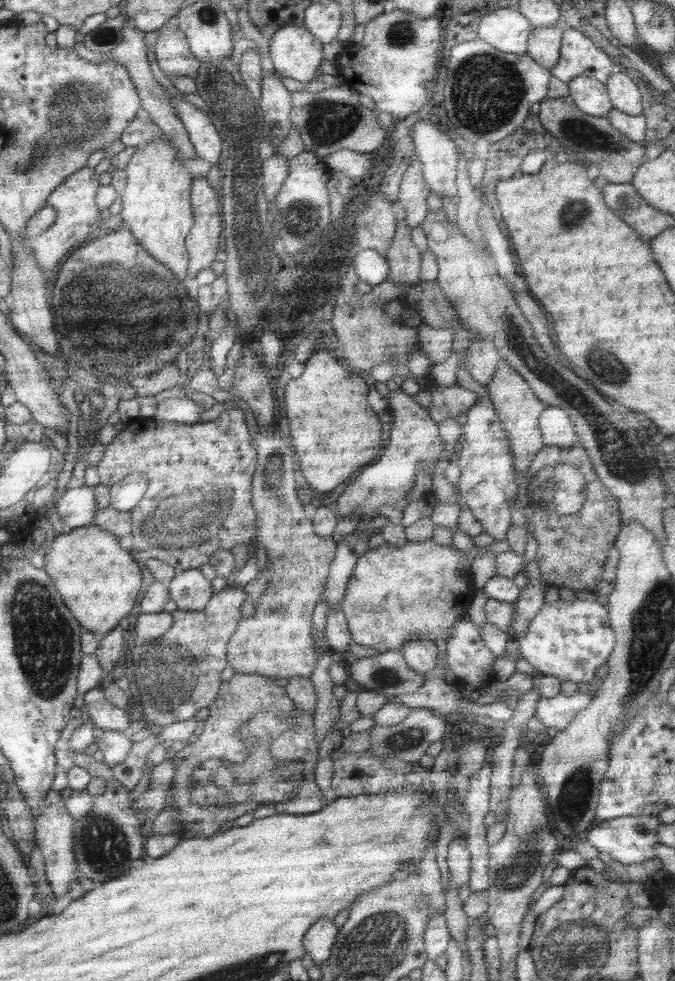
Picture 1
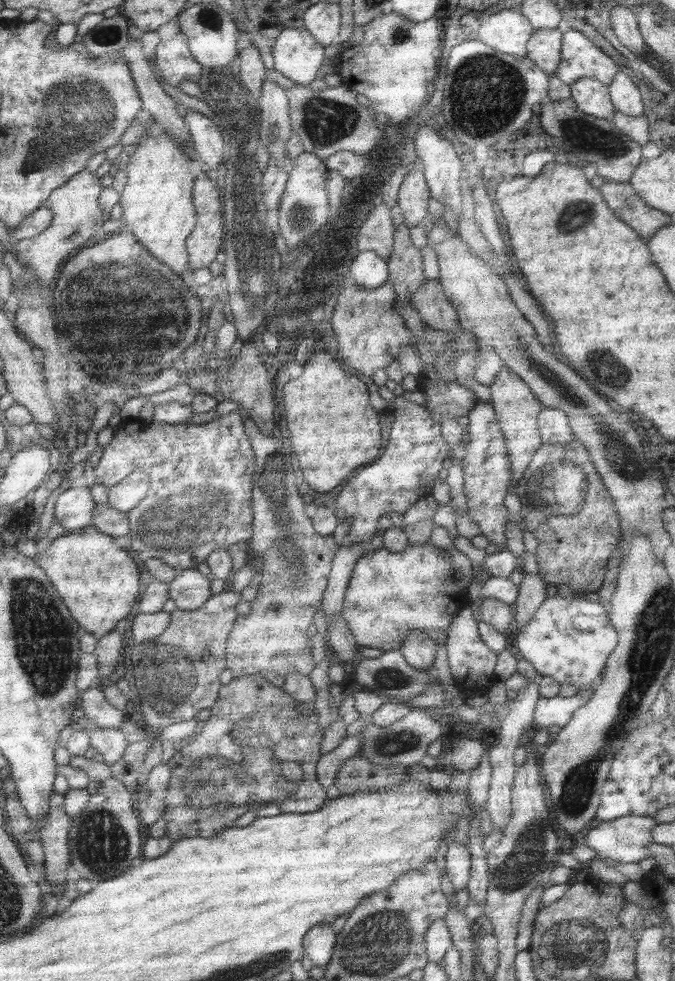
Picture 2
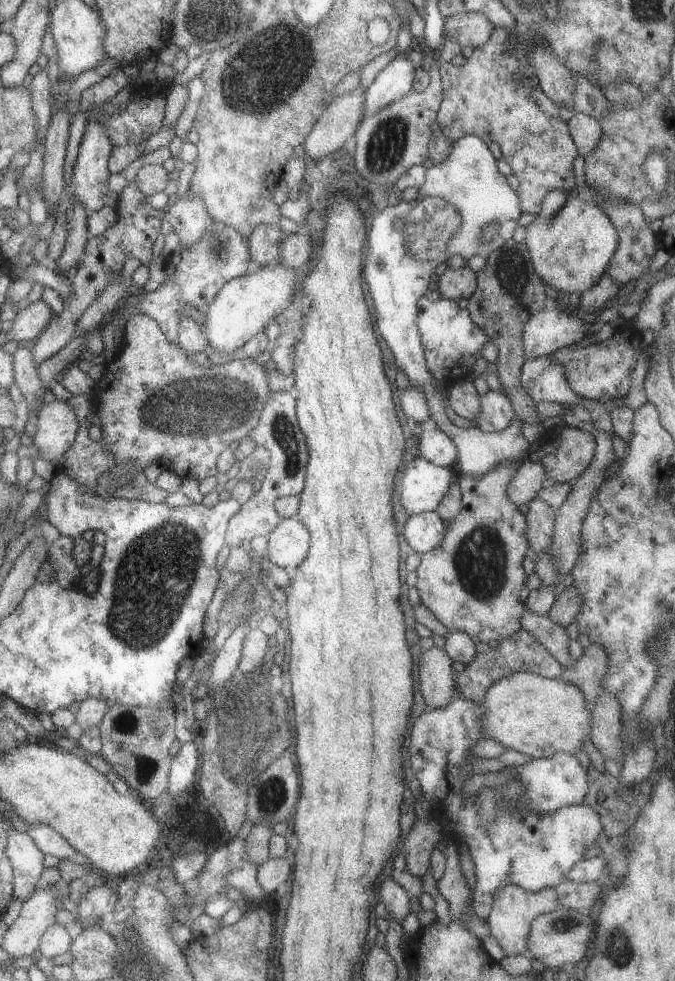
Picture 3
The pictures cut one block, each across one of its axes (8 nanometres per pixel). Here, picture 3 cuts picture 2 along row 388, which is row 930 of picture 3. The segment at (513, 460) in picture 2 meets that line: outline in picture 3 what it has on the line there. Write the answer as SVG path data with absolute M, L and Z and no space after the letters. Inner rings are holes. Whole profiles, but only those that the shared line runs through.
M507 884L493 892L491 912L485 920L485 924L489 928L489 934L497 940L497 944L505 956L517 956L517 954L525 956L525 942L527 942L527 932L529 932L531 920L537 918L539 914L547 914L547 912L555 910L557 906L559 906L557 892L553 886L537 890L537 892L525 892L523 888L519 888L515 884Z

